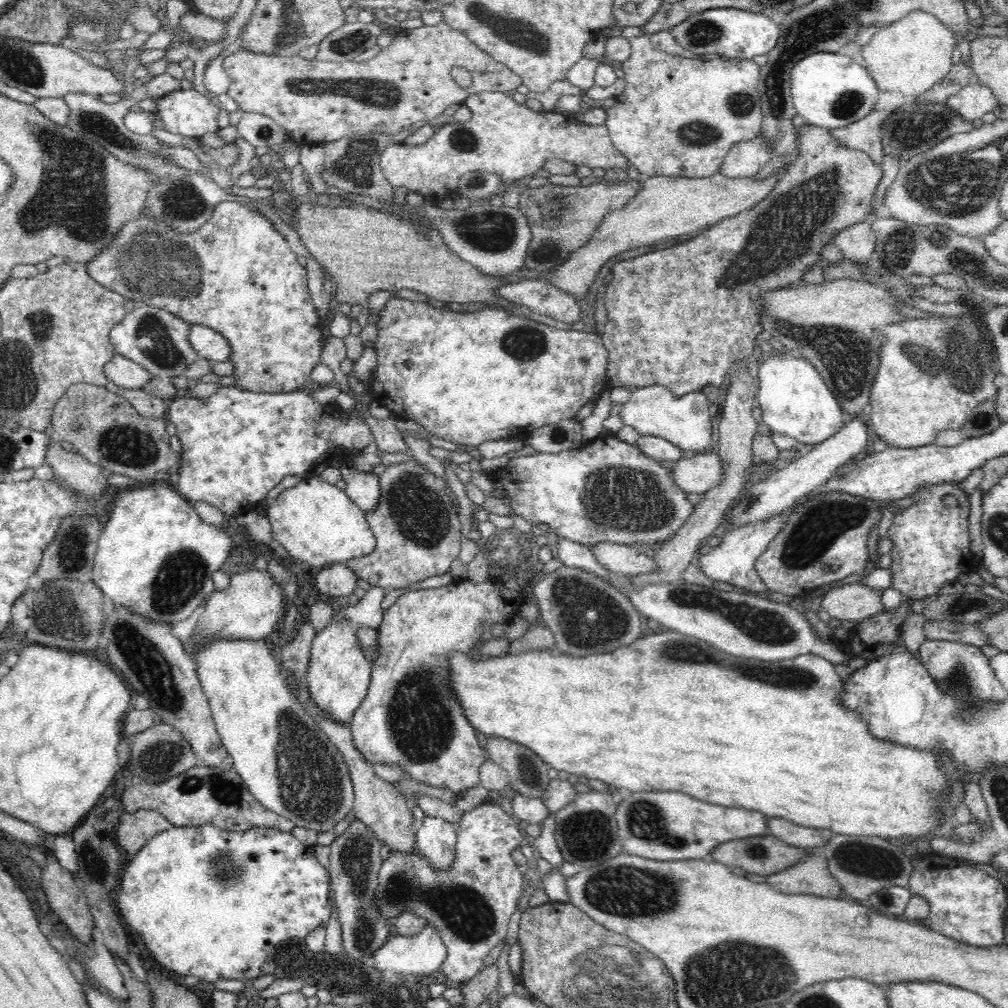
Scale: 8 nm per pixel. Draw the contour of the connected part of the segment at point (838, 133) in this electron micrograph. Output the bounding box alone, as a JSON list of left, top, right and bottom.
[831,109,894,167]

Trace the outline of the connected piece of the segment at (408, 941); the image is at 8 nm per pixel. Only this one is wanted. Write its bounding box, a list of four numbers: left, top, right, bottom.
[372,925,448,976]

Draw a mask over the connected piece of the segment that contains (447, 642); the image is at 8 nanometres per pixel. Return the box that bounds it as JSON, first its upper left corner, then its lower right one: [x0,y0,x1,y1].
[349,577,527,795]

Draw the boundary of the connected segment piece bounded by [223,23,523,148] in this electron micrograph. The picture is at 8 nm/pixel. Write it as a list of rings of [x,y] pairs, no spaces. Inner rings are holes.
[[[445,23],[434,26],[424,24],[416,29],[400,31],[390,46],[363,62],[320,62],[318,59],[305,60],[298,55],[282,57],[245,50],[223,56],[224,71],[231,83],[227,93],[236,101],[239,110],[269,116],[286,129],[290,141],[299,148],[322,146],[359,133],[392,134],[400,138],[410,125],[432,120],[448,106],[464,104],[473,94],[485,91],[511,94],[523,84],[520,76],[478,48],[465,36],[465,32],[453,30]],[[456,67],[465,68],[472,75],[472,84],[468,88],[460,88],[452,79],[451,70]]]

